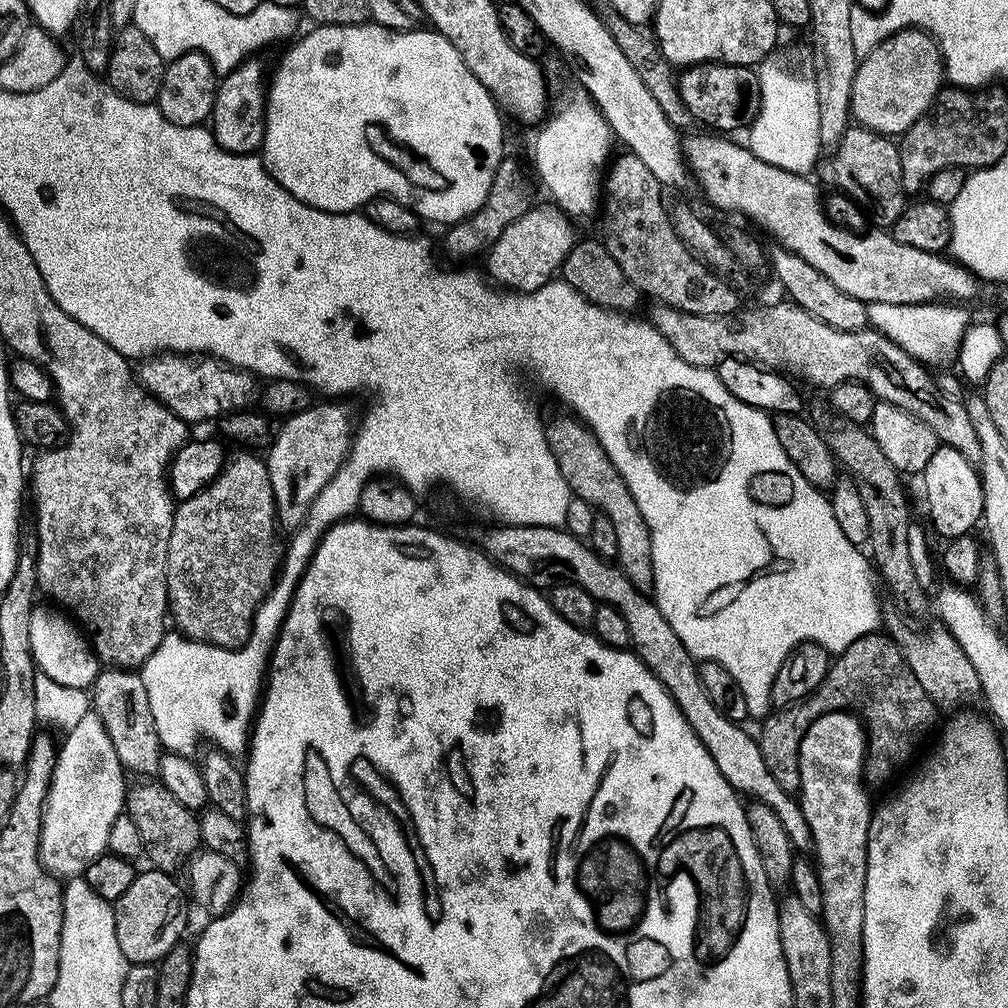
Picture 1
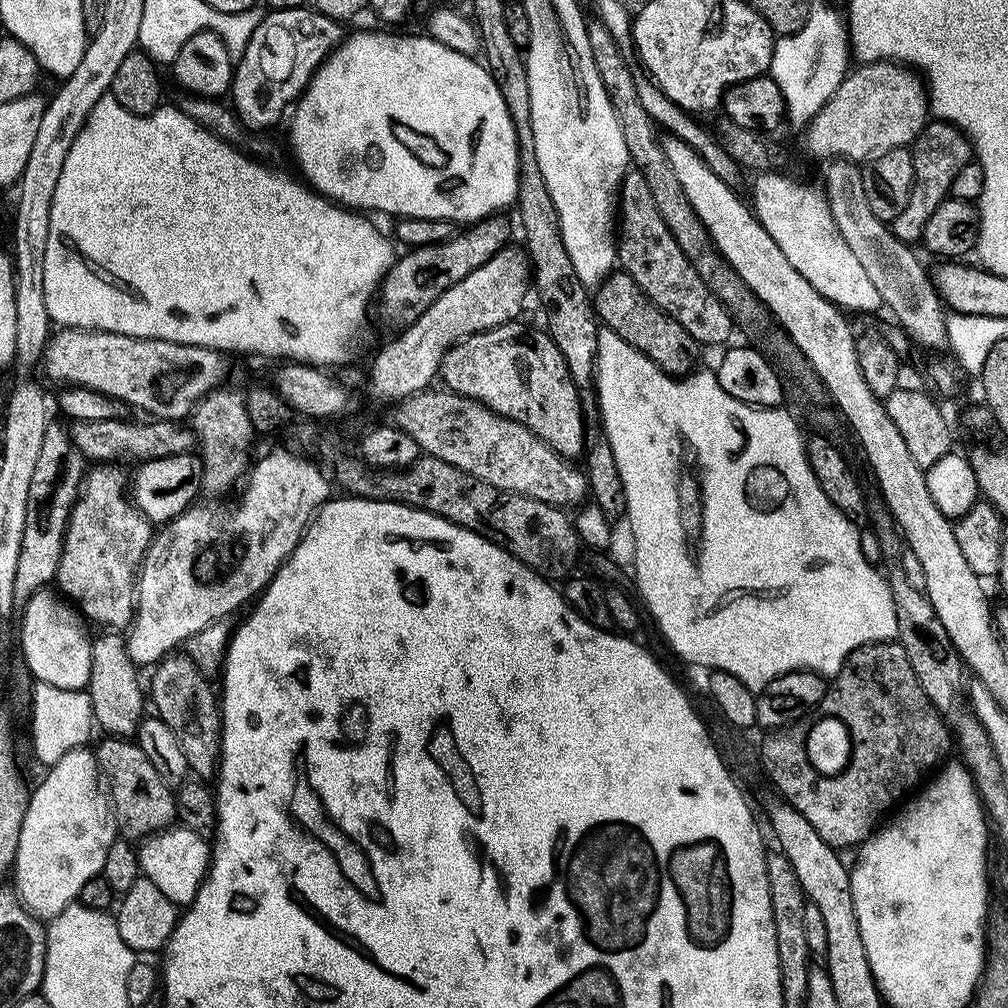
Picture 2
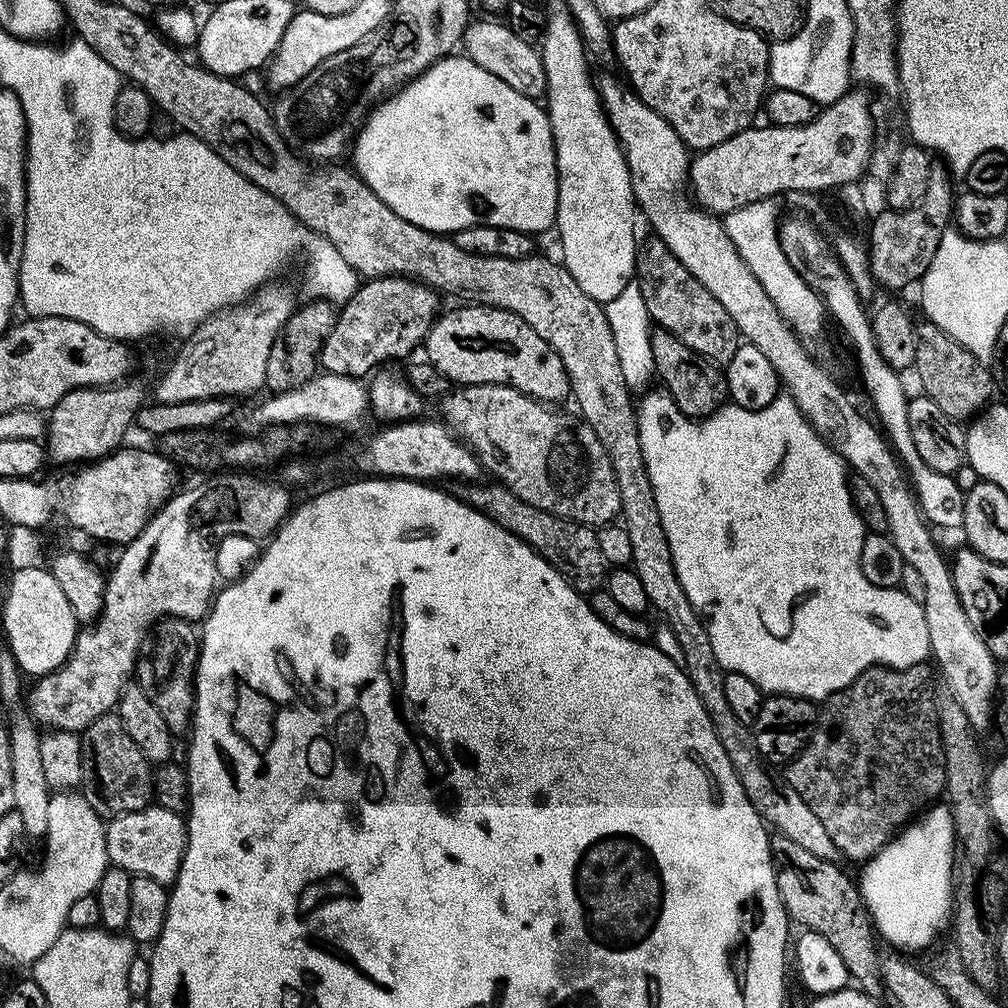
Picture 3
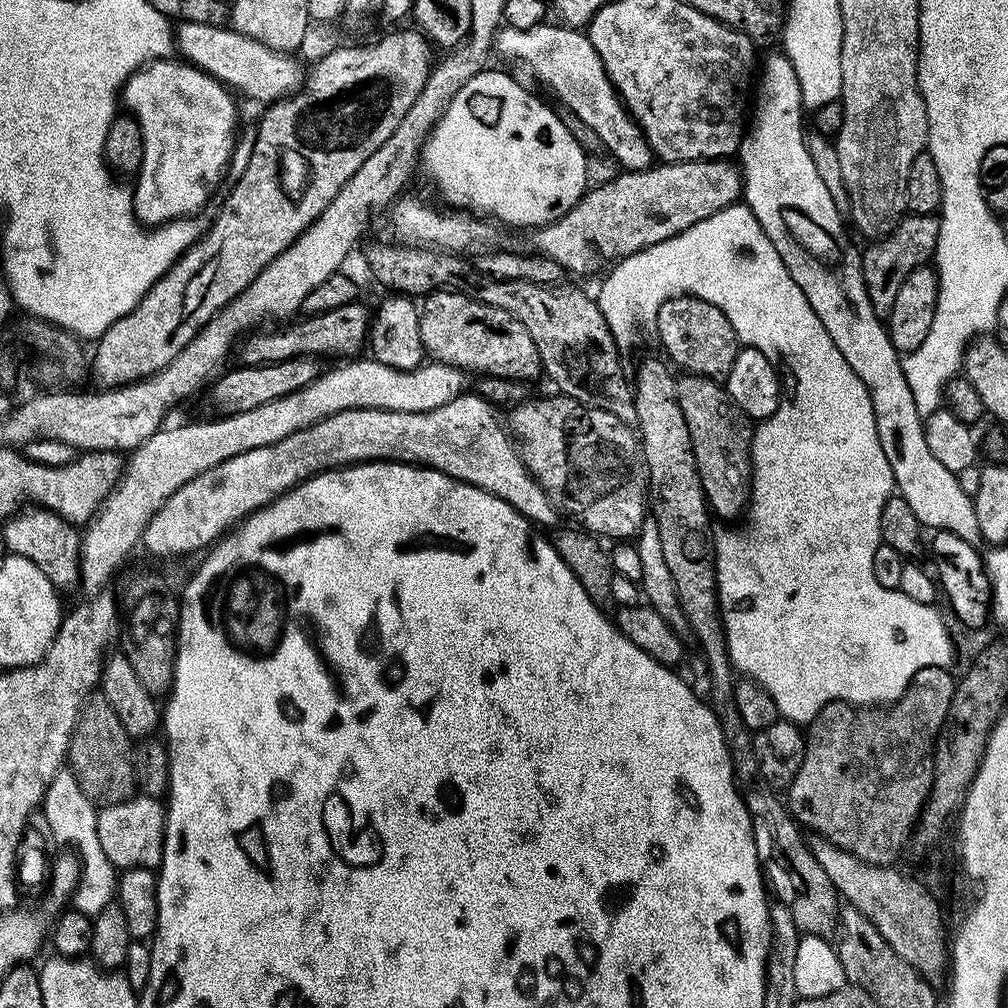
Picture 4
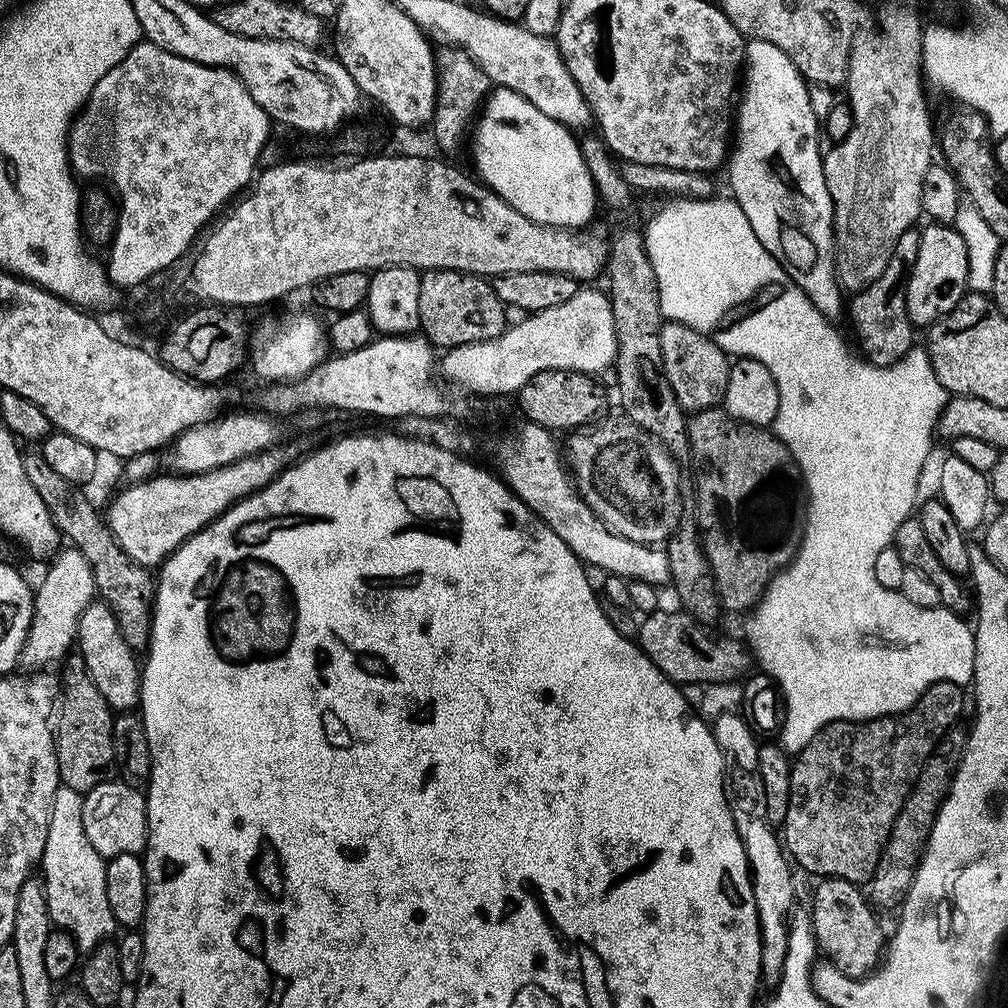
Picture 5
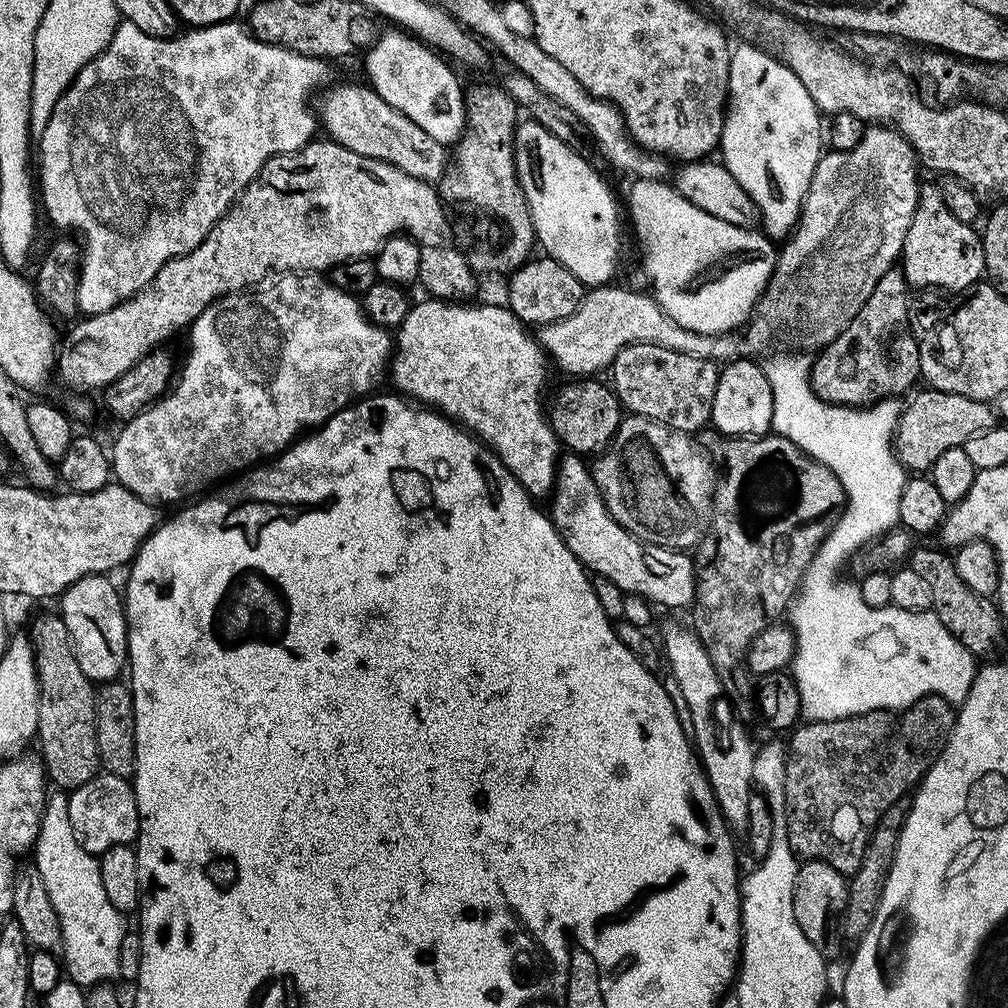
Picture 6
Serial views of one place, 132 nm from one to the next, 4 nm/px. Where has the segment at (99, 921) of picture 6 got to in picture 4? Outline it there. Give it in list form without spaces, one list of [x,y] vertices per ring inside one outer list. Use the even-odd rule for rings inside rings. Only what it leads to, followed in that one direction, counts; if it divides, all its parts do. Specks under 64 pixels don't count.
[[[61,770],[54,774],[50,786],[44,795],[42,812],[50,826],[50,837],[60,844],[69,844],[71,851],[80,862],[80,880],[70,897],[71,907],[82,914],[95,917],[107,904],[113,903],[116,894],[118,869],[102,851],[102,842],[98,839],[98,808],[78,786],[78,778],[70,770]]]

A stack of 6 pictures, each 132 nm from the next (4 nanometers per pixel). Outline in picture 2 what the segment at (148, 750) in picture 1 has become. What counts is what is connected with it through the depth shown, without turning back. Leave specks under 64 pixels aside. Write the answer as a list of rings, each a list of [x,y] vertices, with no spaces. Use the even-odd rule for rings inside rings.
[[[100,634],[92,641],[90,650],[90,678],[87,693],[92,699],[95,723],[108,736],[135,737],[140,721],[146,715],[146,688],[140,685],[138,665],[130,658],[128,644],[120,634]]]

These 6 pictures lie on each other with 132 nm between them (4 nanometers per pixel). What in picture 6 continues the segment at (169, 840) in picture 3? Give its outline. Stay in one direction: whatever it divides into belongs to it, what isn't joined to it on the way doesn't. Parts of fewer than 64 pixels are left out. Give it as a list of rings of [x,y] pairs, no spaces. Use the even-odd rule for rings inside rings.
[[[97,774],[90,782],[71,789],[67,793],[70,806],[70,826],[74,826],[74,834],[78,842],[87,852],[99,854],[110,850],[114,846],[123,844],[135,845],[136,836],[140,832],[140,819],[138,818],[138,802],[131,783],[122,776]]]

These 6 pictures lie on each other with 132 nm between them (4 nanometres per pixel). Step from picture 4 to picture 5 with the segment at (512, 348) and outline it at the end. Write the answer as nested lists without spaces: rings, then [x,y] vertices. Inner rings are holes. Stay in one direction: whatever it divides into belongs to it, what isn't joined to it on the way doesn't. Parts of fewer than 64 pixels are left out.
[[[429,268],[421,275],[420,281],[422,290],[418,294],[419,331],[437,349],[447,350],[463,344],[486,342],[503,334],[509,323],[509,313],[485,277],[458,270]]]

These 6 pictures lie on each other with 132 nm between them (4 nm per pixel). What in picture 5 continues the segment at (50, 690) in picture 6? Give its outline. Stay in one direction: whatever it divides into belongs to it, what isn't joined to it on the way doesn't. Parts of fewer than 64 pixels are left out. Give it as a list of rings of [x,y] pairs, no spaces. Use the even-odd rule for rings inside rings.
[[[78,654],[69,655],[62,667],[62,695],[58,700],[58,719],[54,724],[58,774],[63,787],[83,794],[103,784],[109,779],[111,772],[108,771],[113,771],[116,758],[112,737],[114,712],[106,698],[102,698],[98,686],[94,686],[94,678],[90,678],[83,658]]]

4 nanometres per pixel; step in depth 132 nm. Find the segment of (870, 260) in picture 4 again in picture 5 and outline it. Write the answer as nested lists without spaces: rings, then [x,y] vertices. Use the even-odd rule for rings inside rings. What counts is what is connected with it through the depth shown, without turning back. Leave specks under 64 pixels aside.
[[[919,231],[902,234],[902,238],[898,238],[898,246],[894,246],[894,254],[890,254],[890,262],[886,262],[886,270],[882,270],[874,282],[855,293],[846,308],[847,315],[852,315],[852,328],[861,348],[859,351],[869,364],[876,364],[879,368],[898,362],[914,347],[914,325],[906,310],[906,282],[914,266],[914,258],[918,258],[919,241]]]

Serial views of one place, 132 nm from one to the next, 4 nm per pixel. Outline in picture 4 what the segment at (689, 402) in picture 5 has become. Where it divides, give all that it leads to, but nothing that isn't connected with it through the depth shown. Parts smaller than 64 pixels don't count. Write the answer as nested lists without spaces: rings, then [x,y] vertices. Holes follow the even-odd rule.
[[[697,296],[670,297],[657,312],[655,328],[664,347],[663,355],[677,369],[684,368],[680,370],[694,376],[727,381],[730,366],[734,366],[734,358],[739,354],[742,344],[736,341],[738,333],[734,326],[730,326],[730,318],[726,318],[718,306]]]

